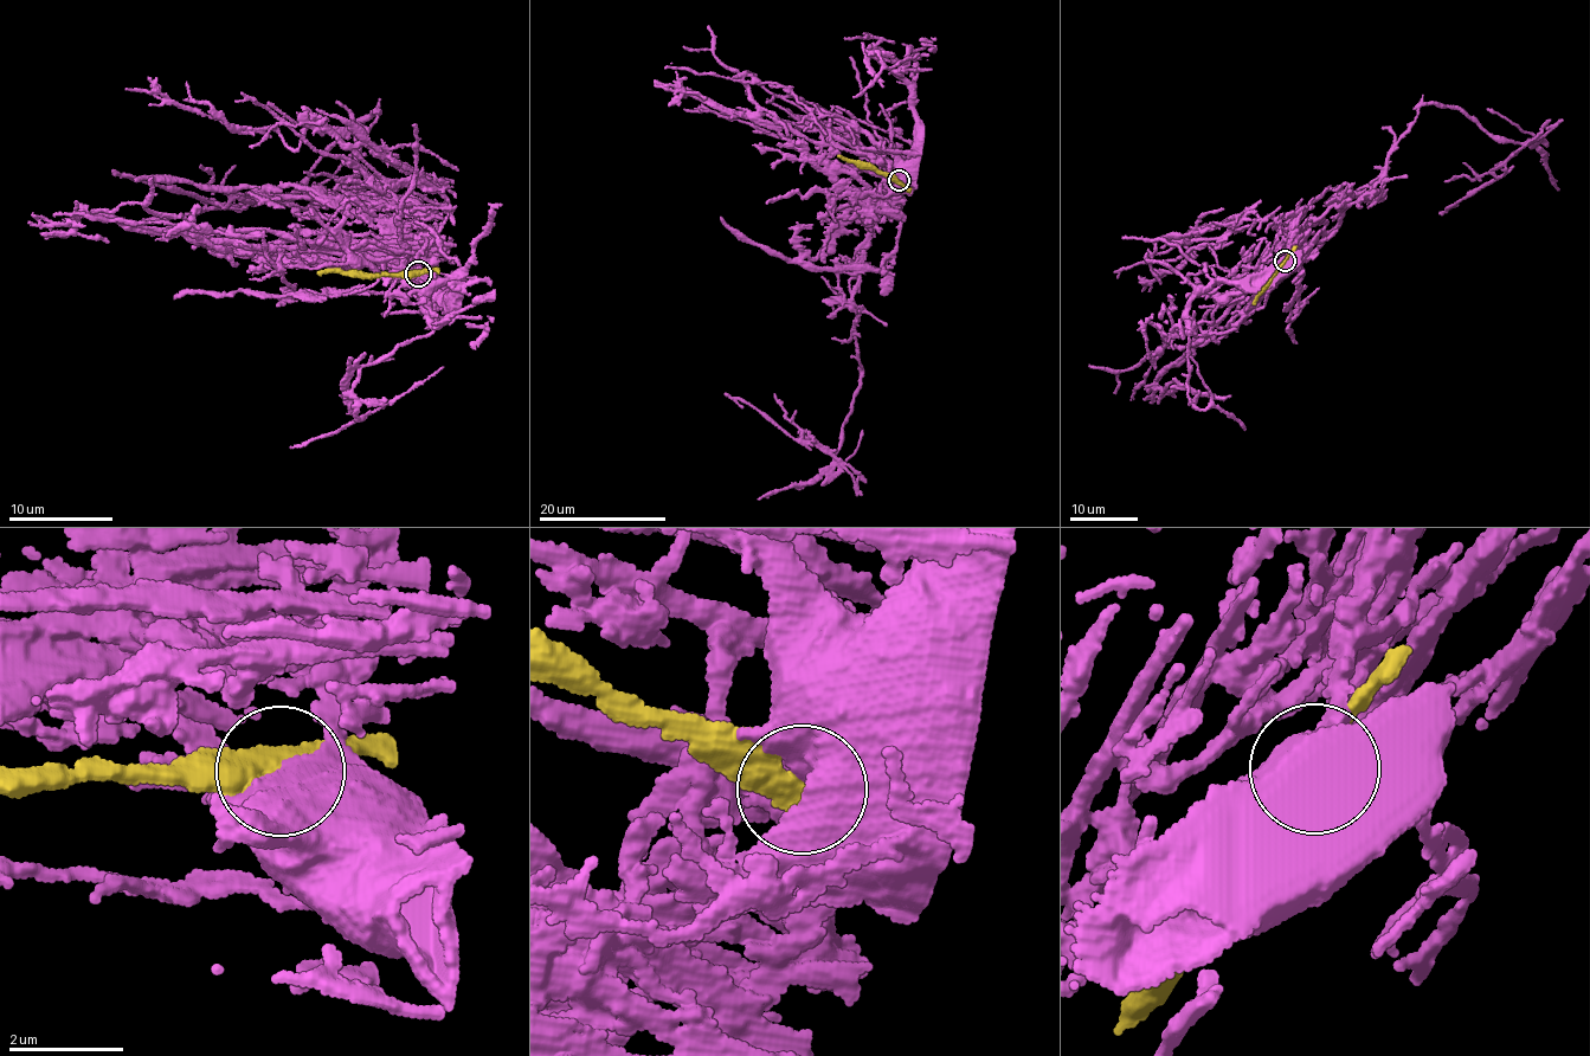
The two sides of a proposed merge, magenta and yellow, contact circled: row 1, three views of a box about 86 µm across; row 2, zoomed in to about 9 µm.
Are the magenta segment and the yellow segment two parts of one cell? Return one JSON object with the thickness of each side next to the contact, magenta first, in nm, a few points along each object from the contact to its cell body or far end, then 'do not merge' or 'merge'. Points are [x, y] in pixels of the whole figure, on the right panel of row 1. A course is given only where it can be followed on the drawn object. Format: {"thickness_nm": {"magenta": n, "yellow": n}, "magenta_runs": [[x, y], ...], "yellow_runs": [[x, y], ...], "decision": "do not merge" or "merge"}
{"thickness_nm": {"magenta": 700, "yellow": 400}, "magenta_runs": [[1283, 261], [1293, 217], [1327, 188], [1366, 192], [1429, 103], [1461, 108], [1521, 147], [1500, 179], [1440, 212]], "yellow_runs": [[1286, 261], [1253, 304]], "decision": "do not merge"}

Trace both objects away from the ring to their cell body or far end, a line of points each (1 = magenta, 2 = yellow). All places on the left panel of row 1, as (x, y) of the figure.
1: (418, 274), (426, 238), (393, 190), (378, 175), (345, 193), (377, 115), (279, 200), (212, 204), (113, 169)
2: (417, 275), (349, 271), (316, 274)

